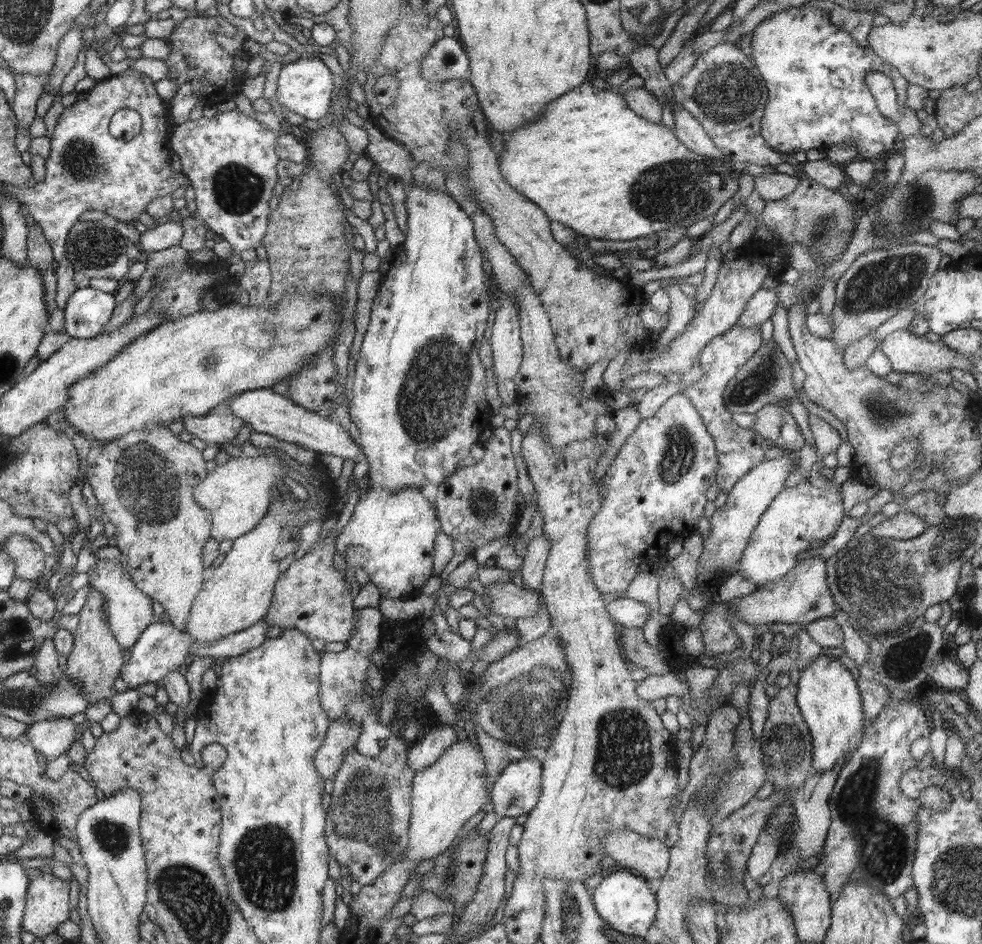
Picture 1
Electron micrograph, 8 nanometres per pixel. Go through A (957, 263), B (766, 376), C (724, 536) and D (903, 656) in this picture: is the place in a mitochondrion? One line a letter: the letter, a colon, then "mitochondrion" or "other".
A: other
B: mitochondrion
C: other
D: mitochondrion

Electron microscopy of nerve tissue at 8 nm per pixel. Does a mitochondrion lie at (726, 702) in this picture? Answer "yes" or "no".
no

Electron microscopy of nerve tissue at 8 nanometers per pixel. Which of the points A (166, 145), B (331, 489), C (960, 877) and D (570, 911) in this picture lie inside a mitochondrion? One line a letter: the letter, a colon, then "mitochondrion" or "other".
A: other
B: other
C: mitochondrion
D: mitochondrion

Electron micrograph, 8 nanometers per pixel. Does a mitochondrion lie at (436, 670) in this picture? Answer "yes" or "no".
no

